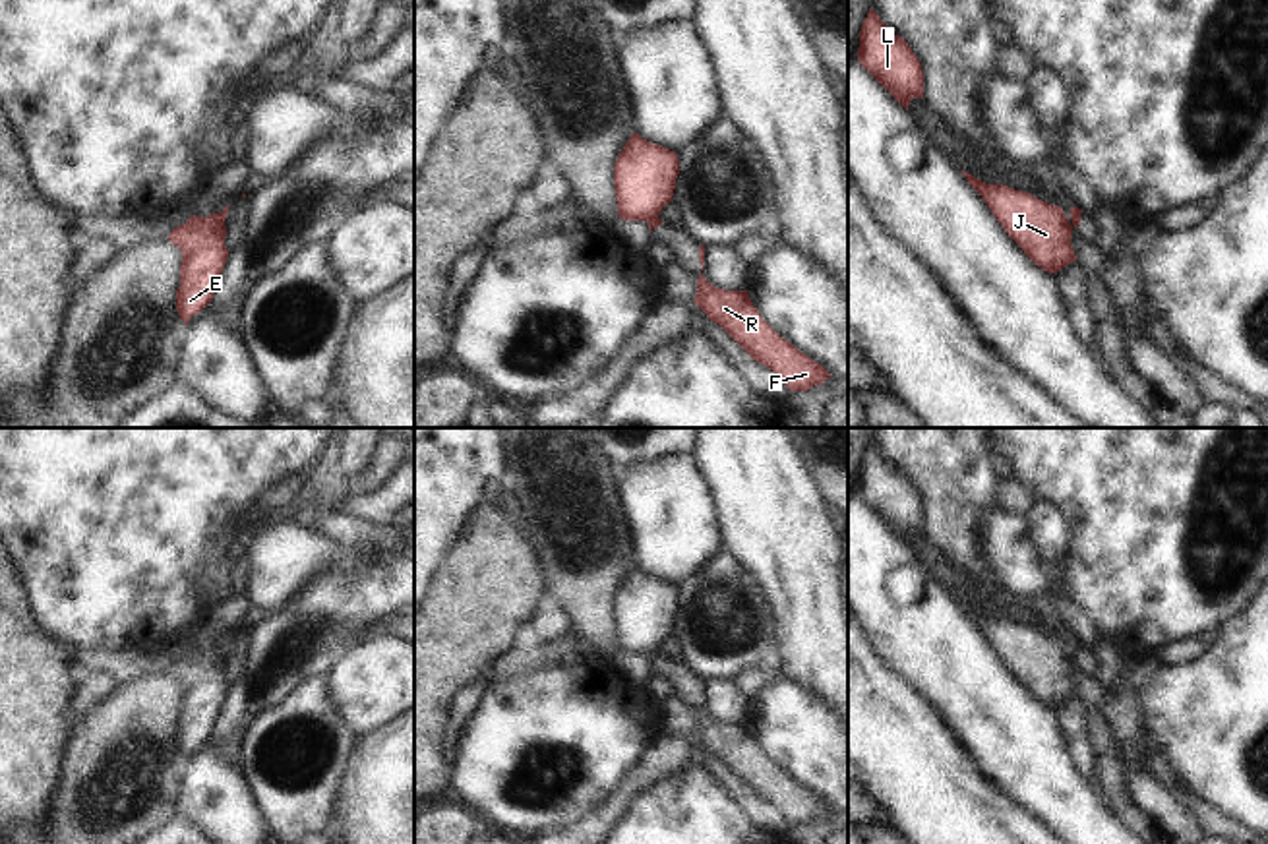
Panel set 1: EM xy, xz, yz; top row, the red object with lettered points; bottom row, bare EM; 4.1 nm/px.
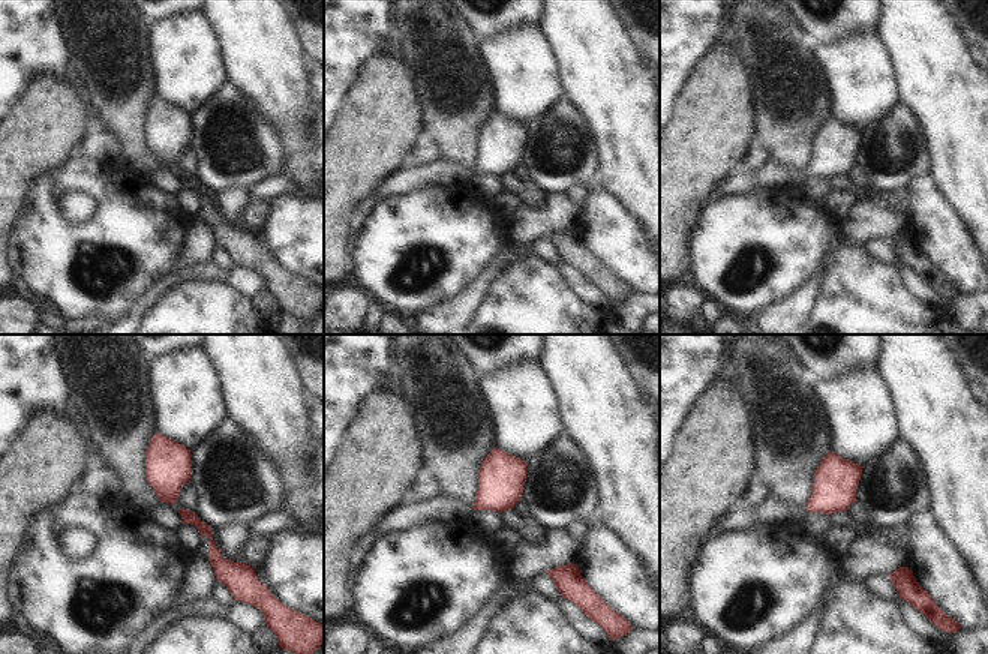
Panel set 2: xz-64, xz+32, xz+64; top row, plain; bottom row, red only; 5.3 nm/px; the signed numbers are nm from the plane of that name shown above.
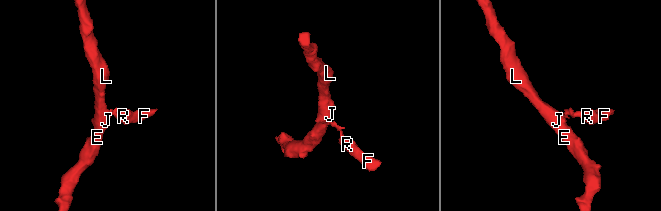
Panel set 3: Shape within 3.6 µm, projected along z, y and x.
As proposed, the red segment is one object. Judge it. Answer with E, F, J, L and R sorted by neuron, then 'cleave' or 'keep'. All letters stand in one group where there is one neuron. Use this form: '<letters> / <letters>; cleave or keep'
E J L / F R; cleave

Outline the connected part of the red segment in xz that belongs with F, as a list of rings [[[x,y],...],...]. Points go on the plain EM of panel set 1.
[[[699,705],[693,734],[710,755],[718,757],[755,796],[772,803],[790,825],[807,825],[832,811],[821,798],[782,772],[753,739],[747,724],[724,724]]]

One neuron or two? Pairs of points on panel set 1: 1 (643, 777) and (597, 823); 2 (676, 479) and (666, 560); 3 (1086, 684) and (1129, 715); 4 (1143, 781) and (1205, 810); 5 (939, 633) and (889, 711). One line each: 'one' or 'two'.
1: one
2: one
3: one
4: two
5: two

